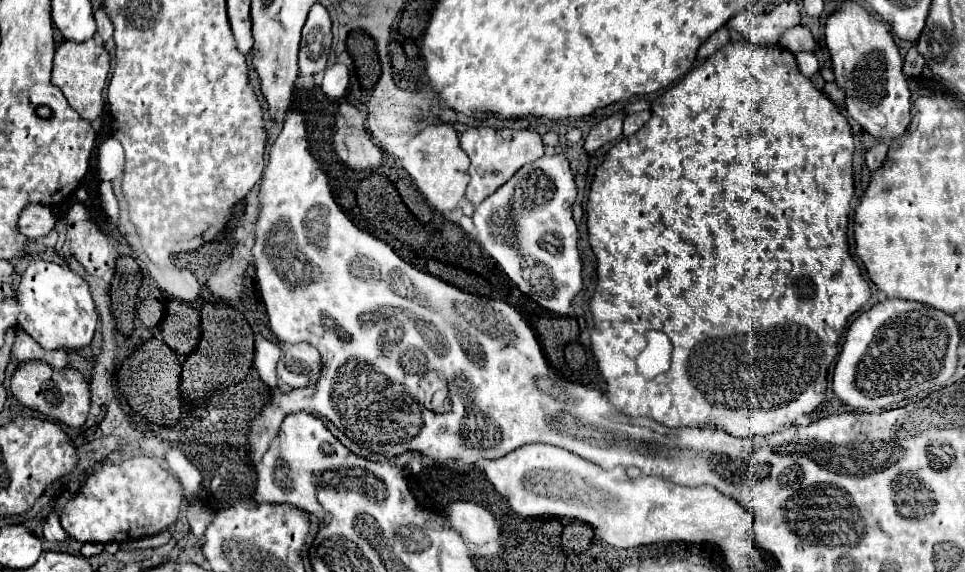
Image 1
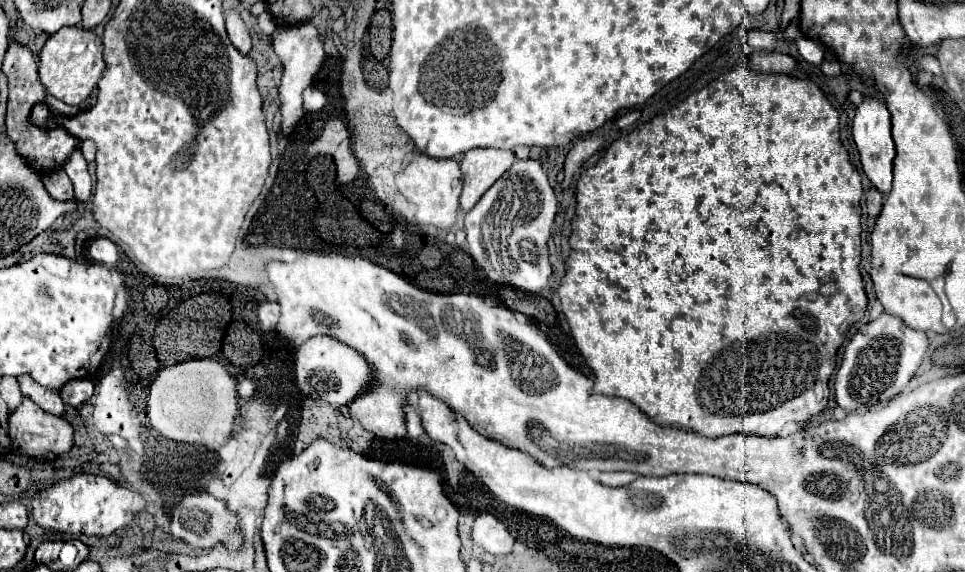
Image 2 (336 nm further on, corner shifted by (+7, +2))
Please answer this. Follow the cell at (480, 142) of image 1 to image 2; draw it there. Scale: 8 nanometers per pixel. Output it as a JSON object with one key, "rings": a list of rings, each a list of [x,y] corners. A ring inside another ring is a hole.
{"rings":[[[472,149],[464,153],[464,191],[460,195],[460,207],[464,211],[470,211],[478,203],[478,199],[492,187],[492,183],[510,169],[514,159],[514,153],[504,149]]]}

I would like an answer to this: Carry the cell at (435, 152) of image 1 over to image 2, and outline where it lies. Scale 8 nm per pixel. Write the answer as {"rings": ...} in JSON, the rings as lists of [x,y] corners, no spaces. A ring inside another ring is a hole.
{"rings":[[[416,155],[404,171],[396,177],[400,193],[416,207],[416,219],[420,223],[434,225],[438,229],[448,229],[456,221],[458,213],[458,197],[462,193],[462,177],[460,165],[456,159],[428,159],[426,155]]]}

